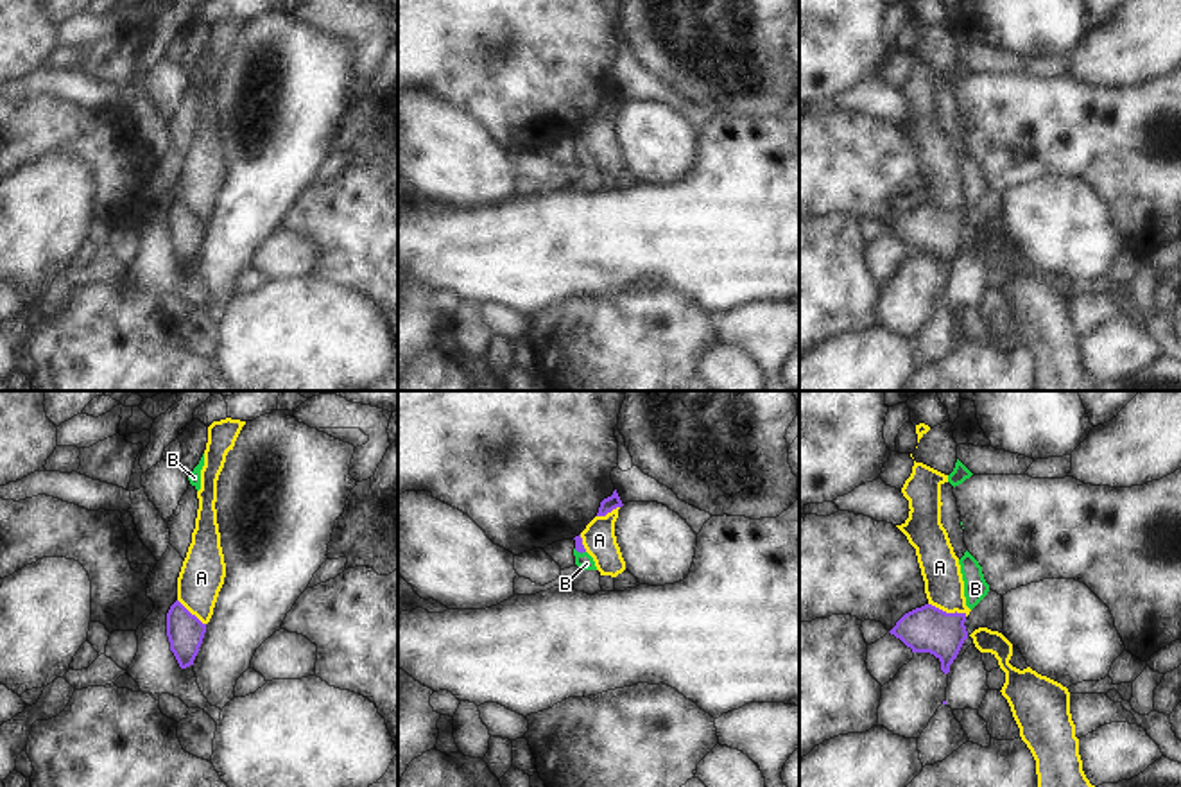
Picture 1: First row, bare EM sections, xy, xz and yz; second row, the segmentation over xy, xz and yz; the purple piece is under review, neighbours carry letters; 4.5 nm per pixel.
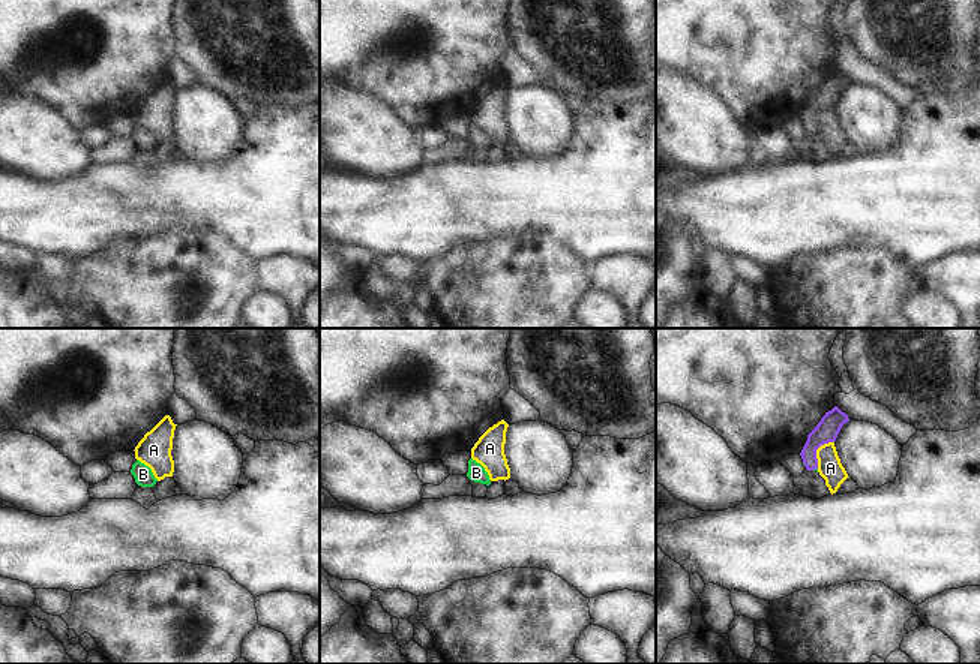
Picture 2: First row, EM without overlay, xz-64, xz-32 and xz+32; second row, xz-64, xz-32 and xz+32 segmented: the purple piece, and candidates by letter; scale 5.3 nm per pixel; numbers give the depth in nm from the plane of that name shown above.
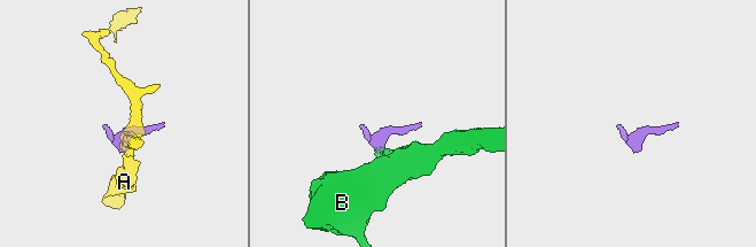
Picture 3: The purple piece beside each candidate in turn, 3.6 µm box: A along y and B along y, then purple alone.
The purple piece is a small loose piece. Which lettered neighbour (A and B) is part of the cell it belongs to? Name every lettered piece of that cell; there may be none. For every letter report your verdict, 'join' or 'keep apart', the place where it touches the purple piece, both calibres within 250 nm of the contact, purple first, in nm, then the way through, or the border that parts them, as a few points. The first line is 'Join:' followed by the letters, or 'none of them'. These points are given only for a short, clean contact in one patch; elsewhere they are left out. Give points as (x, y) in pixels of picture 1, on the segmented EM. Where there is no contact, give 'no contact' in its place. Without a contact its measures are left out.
Join: B
A: keep apart; meets purple in yz at (948, 614); 200 nm thick on the purple side, 180 nm on the other; border along yz (929, 603), (947, 612), (963, 612), (966, 615)
B: join; meets purple in xz at (579, 551); 50 nm thick on the purple side, 70 nm on the other; runs through xz (579, 547), (579, 551), (585, 560)

